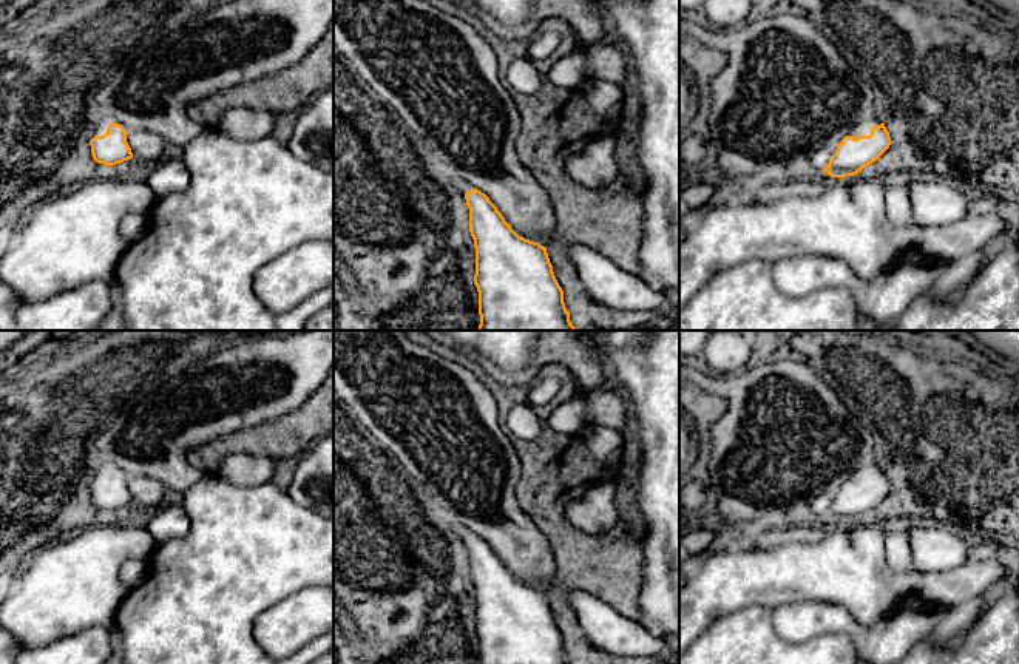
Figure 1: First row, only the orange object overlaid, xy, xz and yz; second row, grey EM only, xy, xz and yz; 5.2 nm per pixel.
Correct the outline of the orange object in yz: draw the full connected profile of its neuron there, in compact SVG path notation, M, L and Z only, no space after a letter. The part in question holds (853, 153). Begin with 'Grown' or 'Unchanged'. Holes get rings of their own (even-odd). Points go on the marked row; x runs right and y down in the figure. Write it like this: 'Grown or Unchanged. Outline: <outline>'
Grown. Outline: M880 113L868 116L821 144L821 167L832 178L857 174L875 162L891 145Z

